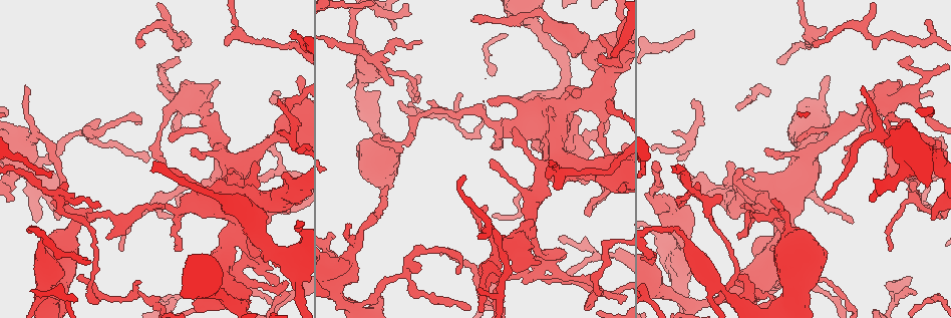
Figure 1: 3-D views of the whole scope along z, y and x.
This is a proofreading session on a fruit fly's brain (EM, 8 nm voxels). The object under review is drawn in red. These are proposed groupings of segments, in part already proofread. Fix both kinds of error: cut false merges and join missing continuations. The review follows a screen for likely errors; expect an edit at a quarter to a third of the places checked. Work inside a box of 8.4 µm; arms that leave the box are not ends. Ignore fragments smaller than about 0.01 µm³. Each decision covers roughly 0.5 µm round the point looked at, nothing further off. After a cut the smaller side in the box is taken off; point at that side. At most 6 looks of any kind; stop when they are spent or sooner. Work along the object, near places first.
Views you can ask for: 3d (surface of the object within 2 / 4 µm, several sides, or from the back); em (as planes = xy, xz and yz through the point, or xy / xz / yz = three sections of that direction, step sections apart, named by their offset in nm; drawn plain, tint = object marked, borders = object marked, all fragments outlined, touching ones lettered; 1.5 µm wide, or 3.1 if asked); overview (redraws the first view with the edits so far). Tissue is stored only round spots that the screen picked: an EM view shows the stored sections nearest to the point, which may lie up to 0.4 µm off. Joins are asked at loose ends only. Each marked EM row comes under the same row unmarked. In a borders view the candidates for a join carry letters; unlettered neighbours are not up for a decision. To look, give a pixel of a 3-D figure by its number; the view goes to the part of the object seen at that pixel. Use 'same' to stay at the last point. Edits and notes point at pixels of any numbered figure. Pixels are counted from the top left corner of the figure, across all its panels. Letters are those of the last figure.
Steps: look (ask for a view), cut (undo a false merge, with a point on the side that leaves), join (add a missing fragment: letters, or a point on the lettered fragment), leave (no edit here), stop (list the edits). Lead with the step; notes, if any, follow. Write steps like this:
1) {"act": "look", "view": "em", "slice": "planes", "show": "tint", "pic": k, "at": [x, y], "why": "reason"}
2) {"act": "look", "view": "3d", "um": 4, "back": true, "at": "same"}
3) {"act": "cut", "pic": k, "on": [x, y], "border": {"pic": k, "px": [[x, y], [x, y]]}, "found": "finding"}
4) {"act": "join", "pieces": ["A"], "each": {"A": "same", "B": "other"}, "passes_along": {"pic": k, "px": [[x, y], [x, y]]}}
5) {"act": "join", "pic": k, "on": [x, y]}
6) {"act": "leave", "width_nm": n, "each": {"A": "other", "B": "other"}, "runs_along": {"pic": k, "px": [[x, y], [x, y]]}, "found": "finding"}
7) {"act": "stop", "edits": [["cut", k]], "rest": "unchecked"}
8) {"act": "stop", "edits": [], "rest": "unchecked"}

{"act": "look", "view": "em", "slice": "xy", "step": 4, "show": "tint", "pic": 1, "at": [400, 150], "why": "thick turns thin"}

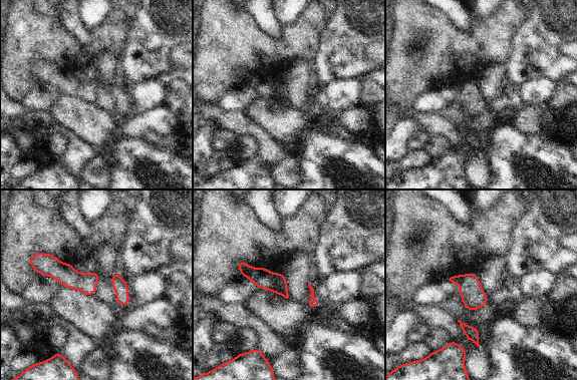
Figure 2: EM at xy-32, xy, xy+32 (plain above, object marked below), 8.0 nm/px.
{"act": "look", "view": "em", "slice": "planes", "show": "borders", "at": "same"}

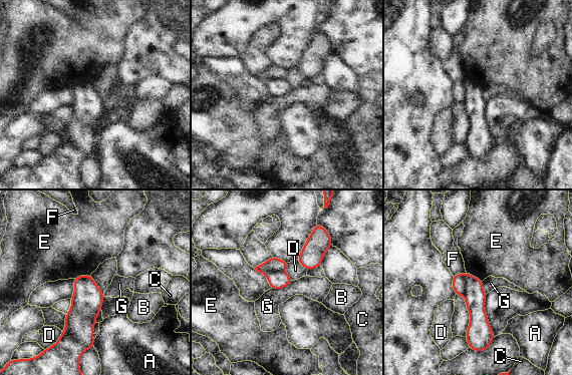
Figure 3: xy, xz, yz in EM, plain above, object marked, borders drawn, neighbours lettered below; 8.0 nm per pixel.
{"act": "cut", "pic": 3, "on": [458, 283], "each": {"A": "other", "B": "other", "C": "other", "D": "other", "E": "other", "F": "other", "G": "other"}, "found": "two neurons meet here"}

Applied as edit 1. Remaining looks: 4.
{"act": "look", "view": "3d", "um": 2, "pic": 1, "at": [387, 58], "why": "three-way junction"}

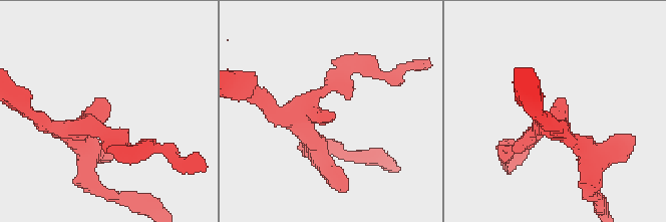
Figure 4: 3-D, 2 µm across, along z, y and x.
{"act": "look", "view": "em", "slice": "planes", "show": "borders", "pic": 4, "at": [333, 113], "arms": 3, "why": "shape alone is not enough"}

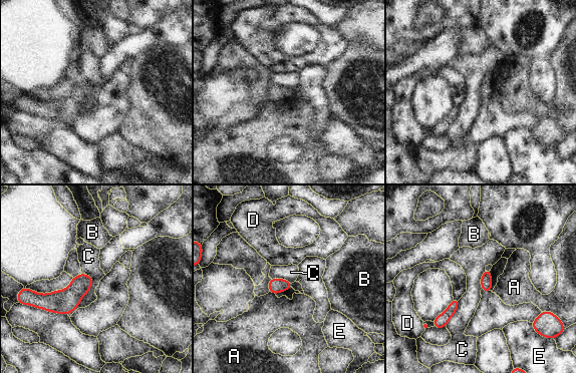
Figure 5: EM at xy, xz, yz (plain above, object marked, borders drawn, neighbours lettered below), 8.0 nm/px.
{"act": "leave", "each": {"A": "other", "B": "other", "C": "other", "D": "other", "E": "other"}, "border": {"pic": 5, "px": [[90, 275], [89, 291], [67, 314]]}, "found": "none of them fits"}

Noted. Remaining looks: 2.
{"act": "stop", "edits": [["cut", 3]], "rest": "unchecked"}

